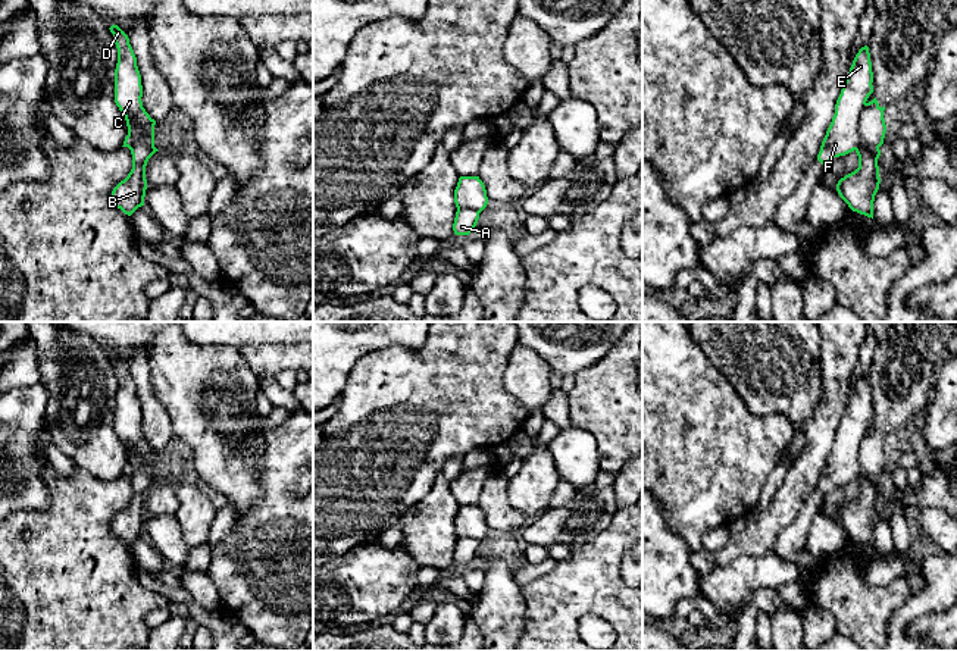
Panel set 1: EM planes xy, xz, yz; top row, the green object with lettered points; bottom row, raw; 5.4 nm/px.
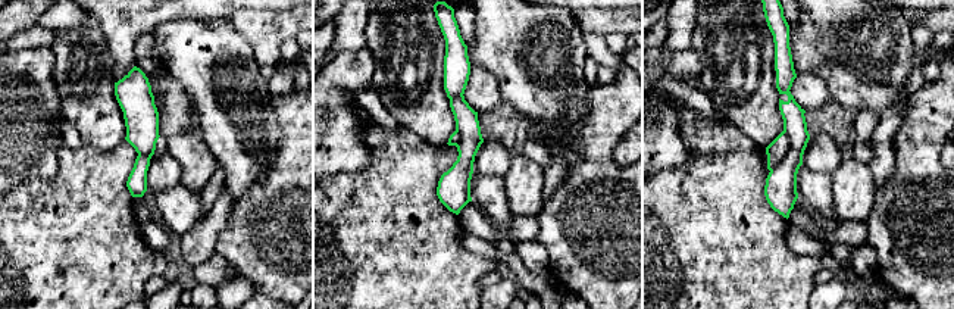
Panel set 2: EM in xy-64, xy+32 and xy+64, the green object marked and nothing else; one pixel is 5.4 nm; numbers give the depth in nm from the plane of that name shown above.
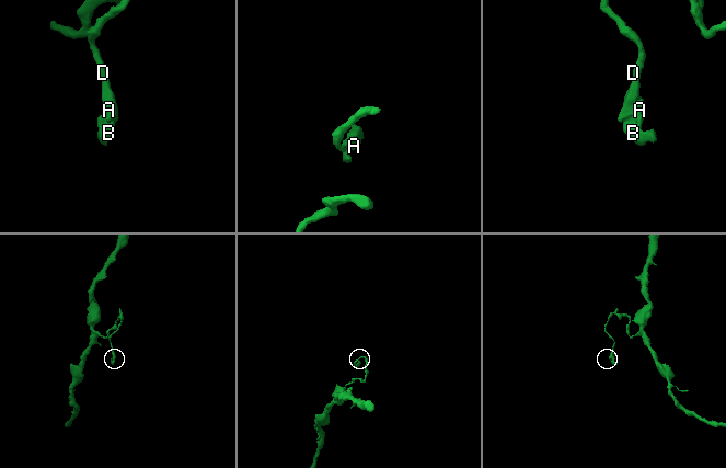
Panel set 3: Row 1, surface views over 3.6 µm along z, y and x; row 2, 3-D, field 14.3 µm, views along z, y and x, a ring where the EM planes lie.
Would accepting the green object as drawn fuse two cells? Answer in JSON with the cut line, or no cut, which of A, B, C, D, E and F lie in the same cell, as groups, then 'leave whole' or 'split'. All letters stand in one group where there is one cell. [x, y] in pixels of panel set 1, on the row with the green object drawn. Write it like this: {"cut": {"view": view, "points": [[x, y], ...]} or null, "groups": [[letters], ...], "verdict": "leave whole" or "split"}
{"cut": {"view": "xy", "points": [[124, 113], [141, 131], [141, 135], [150, 144], [152, 155]]}, "groups": [["A", "B"], ["C", "D", "E", "F"]], "verdict": "split"}

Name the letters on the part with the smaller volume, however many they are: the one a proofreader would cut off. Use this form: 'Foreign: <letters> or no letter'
Foreign: A, B

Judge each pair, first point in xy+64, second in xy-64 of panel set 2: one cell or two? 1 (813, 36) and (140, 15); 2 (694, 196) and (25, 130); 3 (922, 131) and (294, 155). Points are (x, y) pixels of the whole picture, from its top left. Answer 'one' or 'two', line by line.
1: two
2: two
3: one

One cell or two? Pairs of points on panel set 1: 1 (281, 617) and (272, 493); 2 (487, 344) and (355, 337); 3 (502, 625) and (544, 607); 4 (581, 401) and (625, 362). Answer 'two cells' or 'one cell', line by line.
1: one cell
2: two cells
3: two cells
4: one cell

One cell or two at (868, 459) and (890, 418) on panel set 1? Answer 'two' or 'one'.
one

